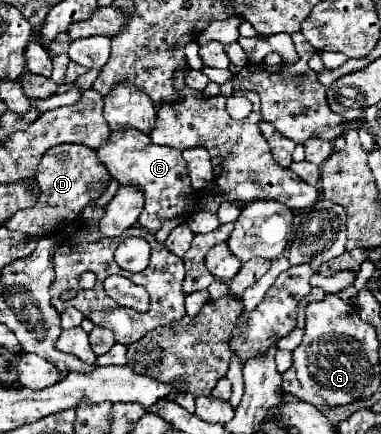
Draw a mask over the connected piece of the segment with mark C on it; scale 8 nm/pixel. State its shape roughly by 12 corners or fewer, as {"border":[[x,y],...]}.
{"border":[[110,131],[96,151],[120,185],[146,197],[156,233],[194,201],[182,153],[140,131]]}

